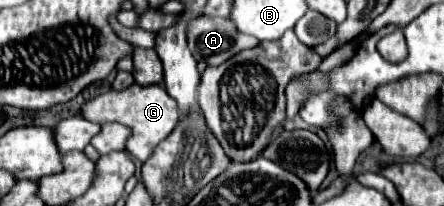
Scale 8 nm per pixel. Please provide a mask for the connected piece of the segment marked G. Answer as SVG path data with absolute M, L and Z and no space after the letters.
M134 83L122 91L110 89L104 95L98 95L98 97L90 99L88 103L84 103L80 113L82 113L82 117L86 117L88 121L98 123L98 125L102 125L106 121L118 121L118 123L130 127L132 133L130 133L130 139L126 143L126 151L130 151L130 155L134 155L140 161L146 161L152 155L154 147L162 139L166 139L178 123L178 105L166 93L166 89L162 85L142 87L142 85Z

